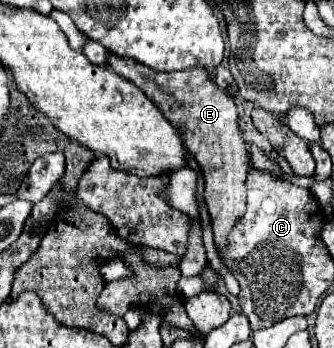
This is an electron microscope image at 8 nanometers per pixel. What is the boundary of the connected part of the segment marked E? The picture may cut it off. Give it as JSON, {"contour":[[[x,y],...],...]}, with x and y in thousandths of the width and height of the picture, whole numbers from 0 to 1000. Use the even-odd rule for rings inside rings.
{"contour":[[[332,152],[320,181],[344,210],[398,233],[464,290],[488,330],[500,330],[506,353],[542,376],[566,445],[614,486],[614,578],[638,641],[644,704],[650,716],[668,716],[680,704],[680,664],[692,664],[716,618],[728,618],[728,526],[751,486],[746,422],[710,365],[710,307],[698,284],[662,261],[602,193],[584,193],[584,204],[512,204],[512,216],[476,216],[476,204],[416,193],[398,170],[356,170]]]}

